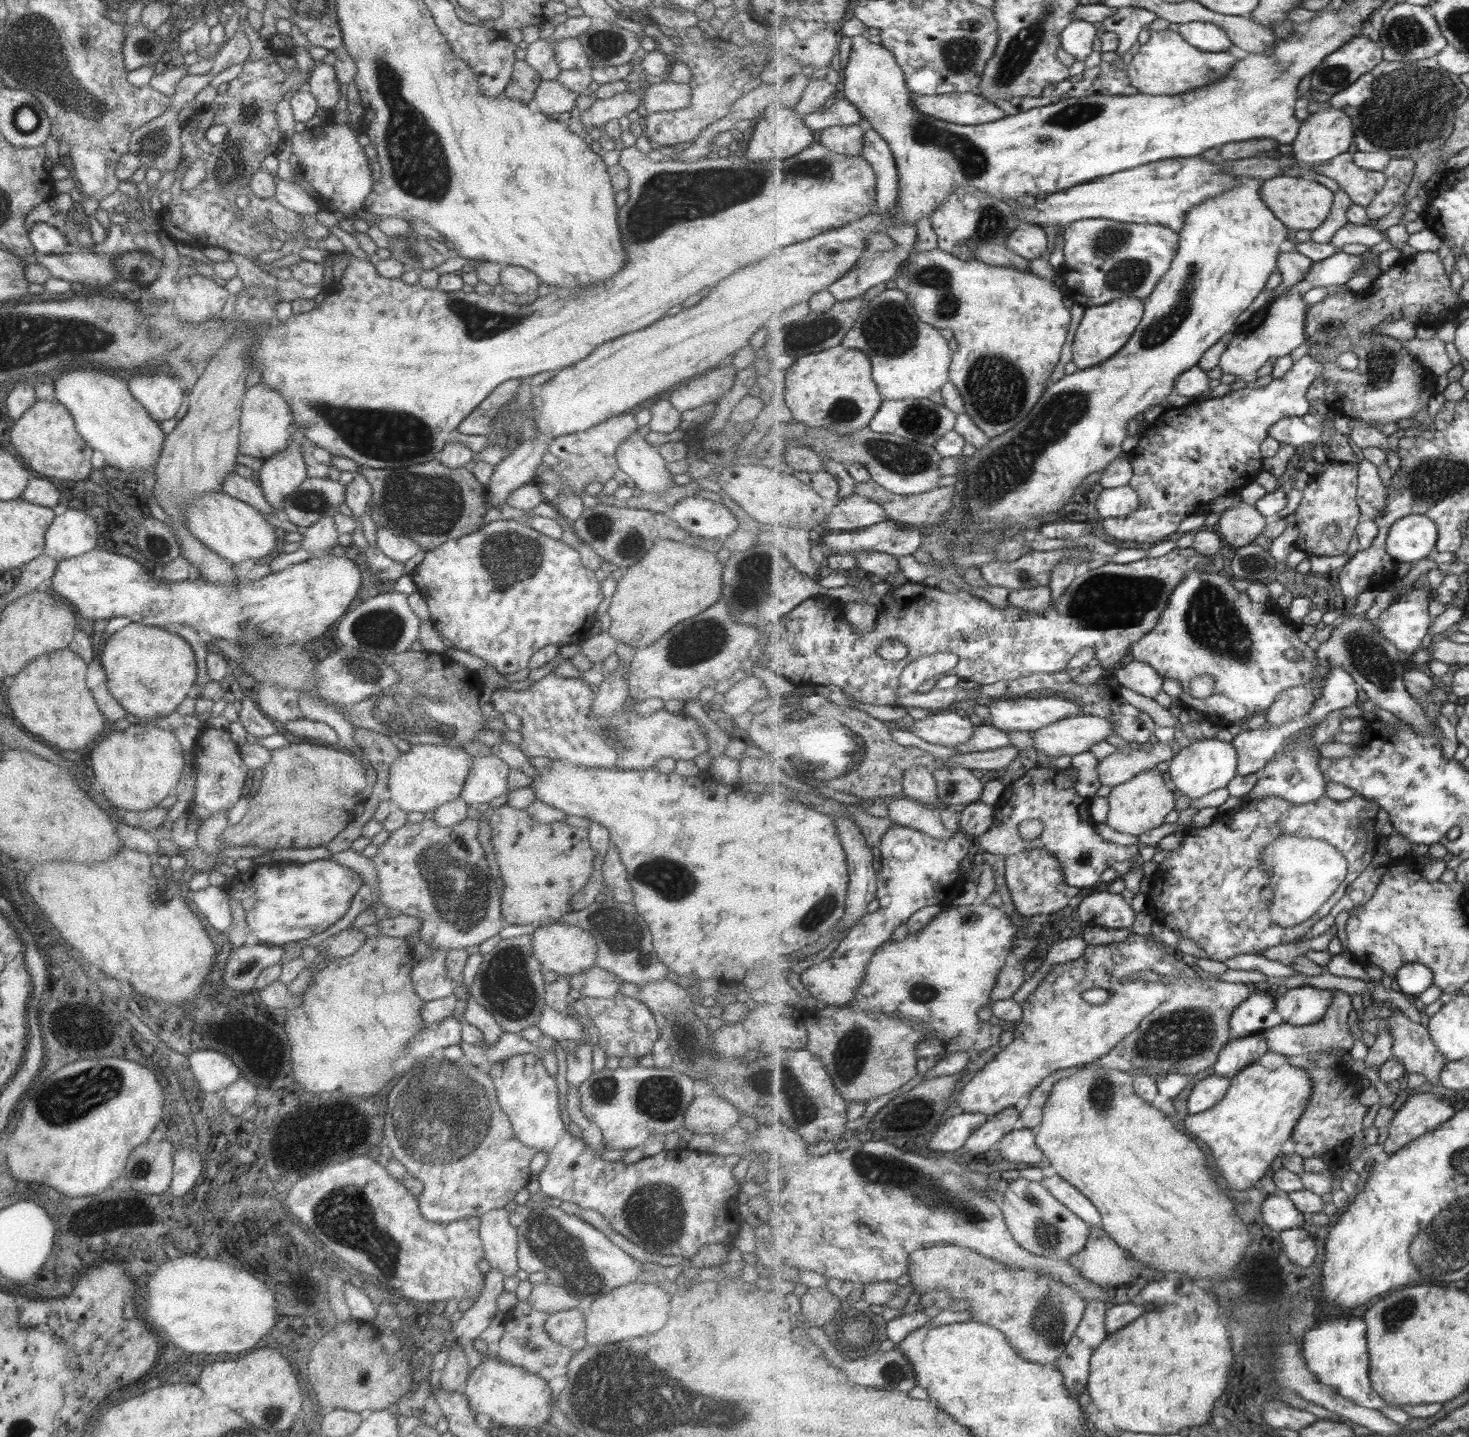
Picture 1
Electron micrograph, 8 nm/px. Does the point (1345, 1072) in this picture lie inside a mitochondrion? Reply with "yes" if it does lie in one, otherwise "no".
no

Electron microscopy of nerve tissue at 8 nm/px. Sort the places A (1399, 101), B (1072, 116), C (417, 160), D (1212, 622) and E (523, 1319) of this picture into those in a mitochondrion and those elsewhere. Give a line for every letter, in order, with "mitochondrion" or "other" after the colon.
A: mitochondrion
B: mitochondrion
C: mitochondrion
D: mitochondrion
E: other

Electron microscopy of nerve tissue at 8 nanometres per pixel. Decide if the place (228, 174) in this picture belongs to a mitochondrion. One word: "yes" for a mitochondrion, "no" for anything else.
yes

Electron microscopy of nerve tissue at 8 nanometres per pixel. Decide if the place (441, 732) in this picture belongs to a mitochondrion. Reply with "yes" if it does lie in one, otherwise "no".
no

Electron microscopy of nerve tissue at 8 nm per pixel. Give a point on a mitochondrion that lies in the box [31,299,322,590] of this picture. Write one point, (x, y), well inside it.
(156, 542)

